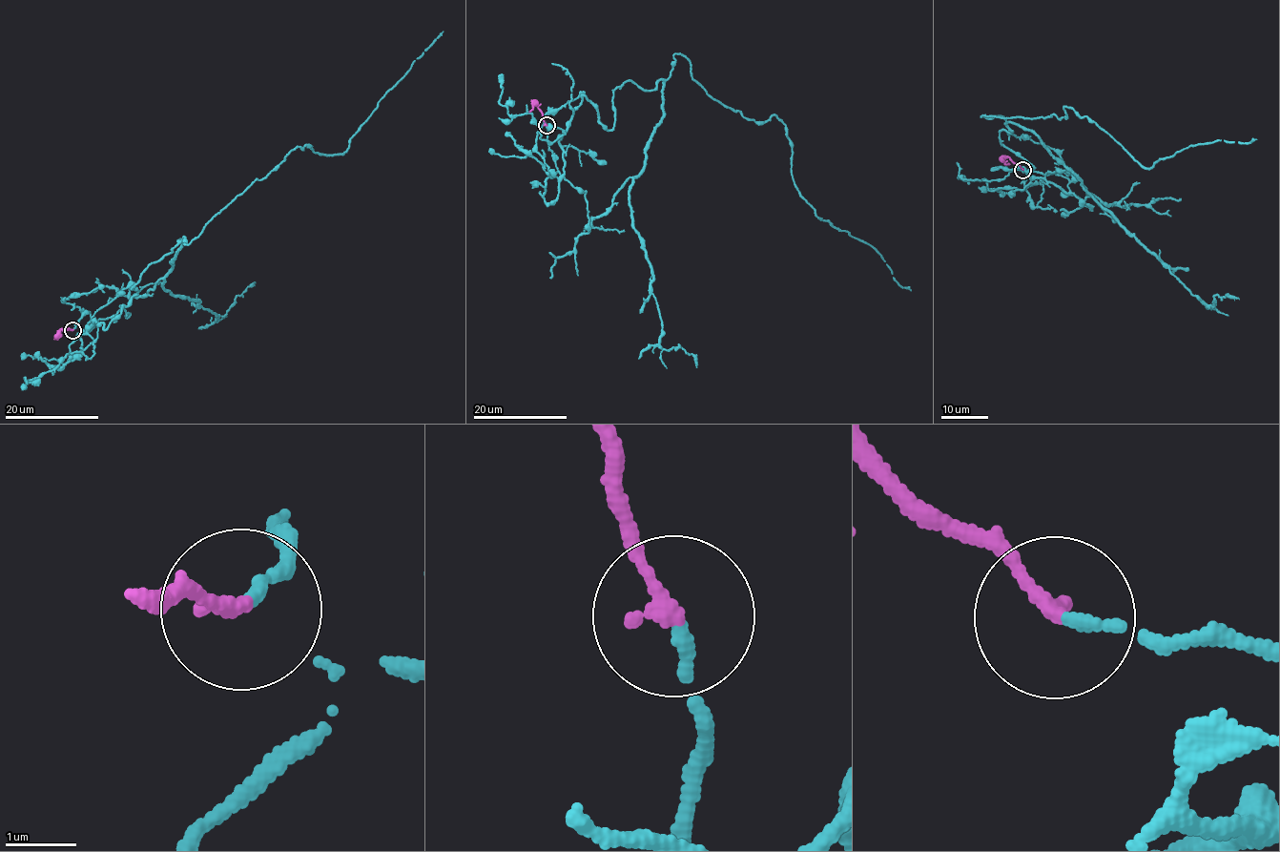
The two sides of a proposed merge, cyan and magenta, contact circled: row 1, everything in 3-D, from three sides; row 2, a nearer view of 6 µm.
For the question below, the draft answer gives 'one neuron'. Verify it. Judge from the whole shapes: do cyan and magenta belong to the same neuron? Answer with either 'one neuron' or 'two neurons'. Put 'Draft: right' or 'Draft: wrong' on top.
Draft: right
one neuron

